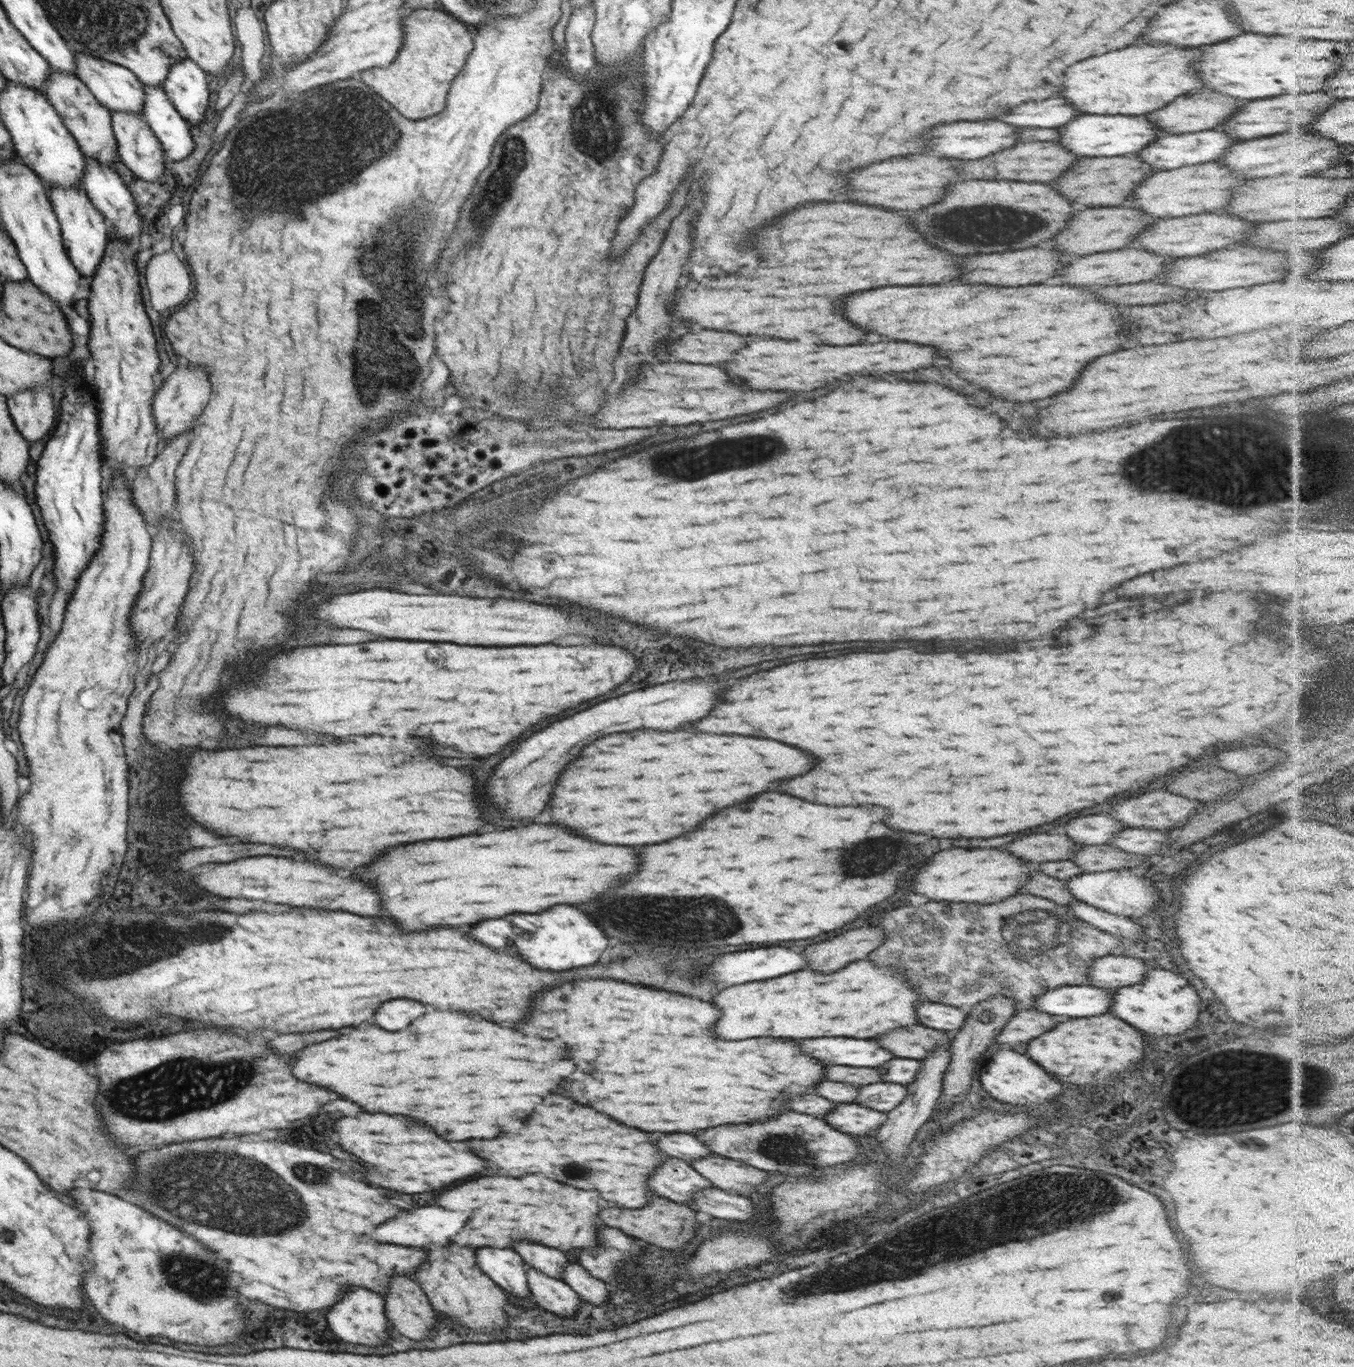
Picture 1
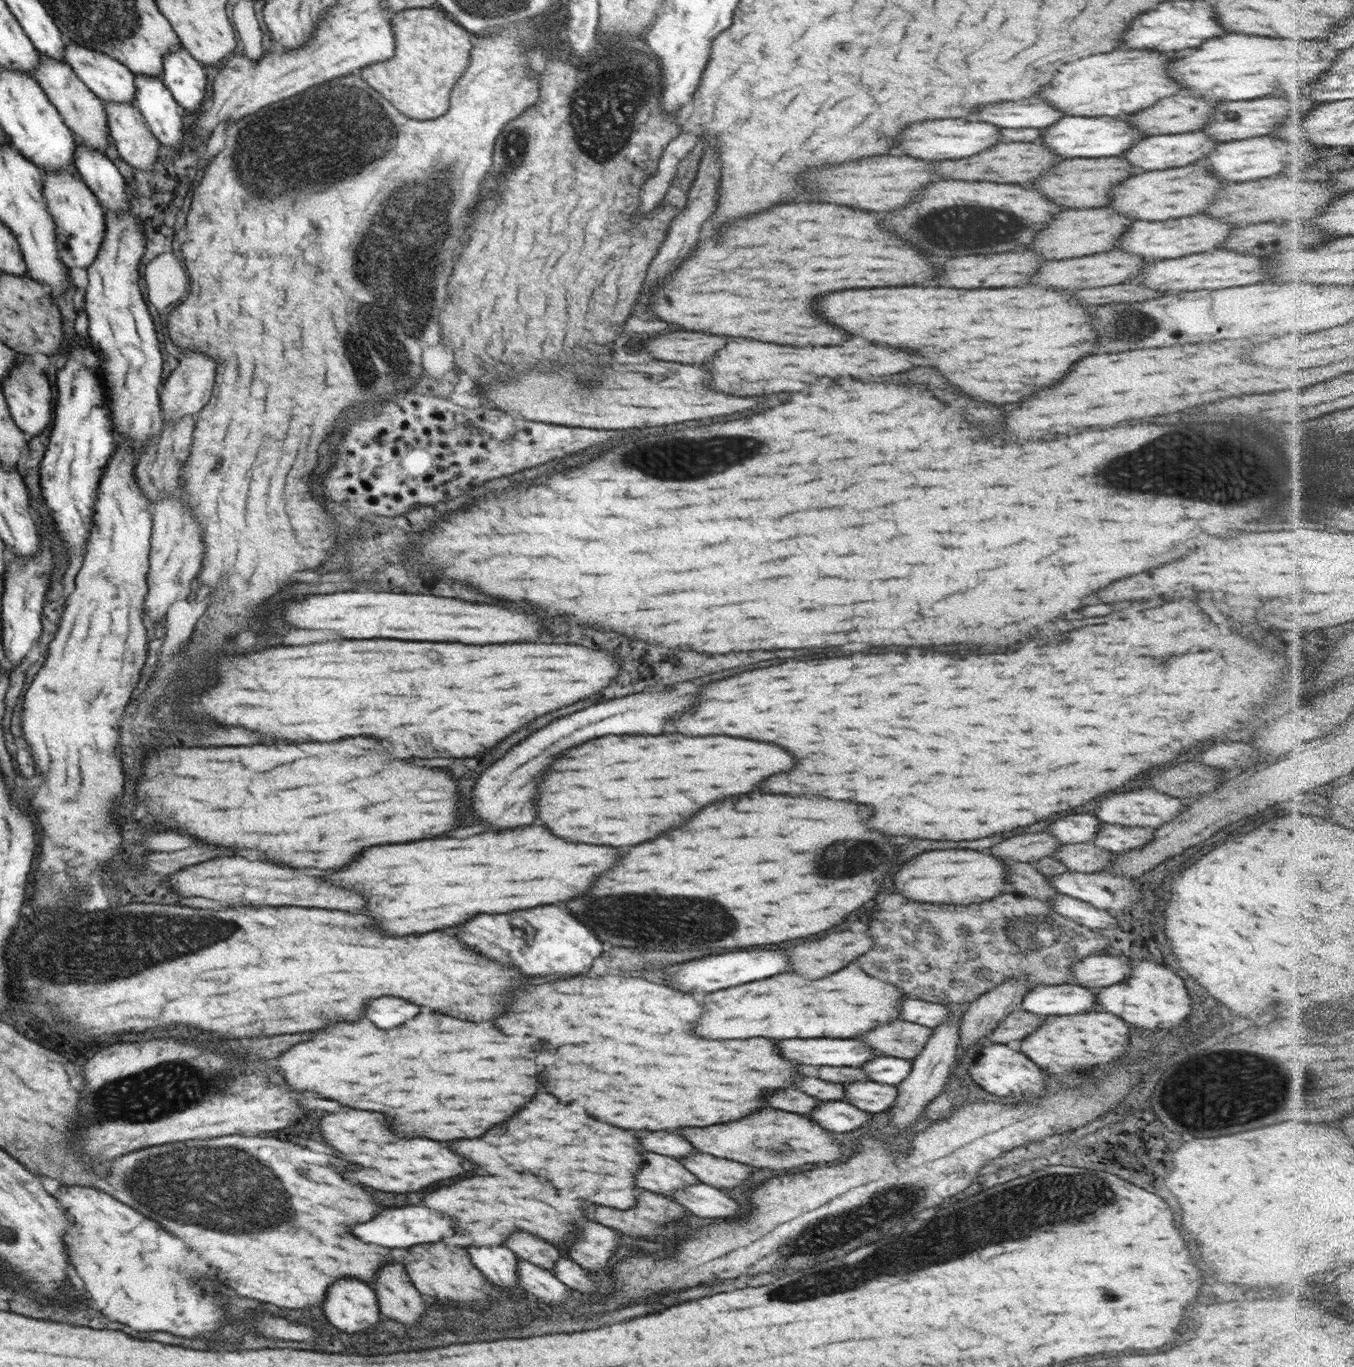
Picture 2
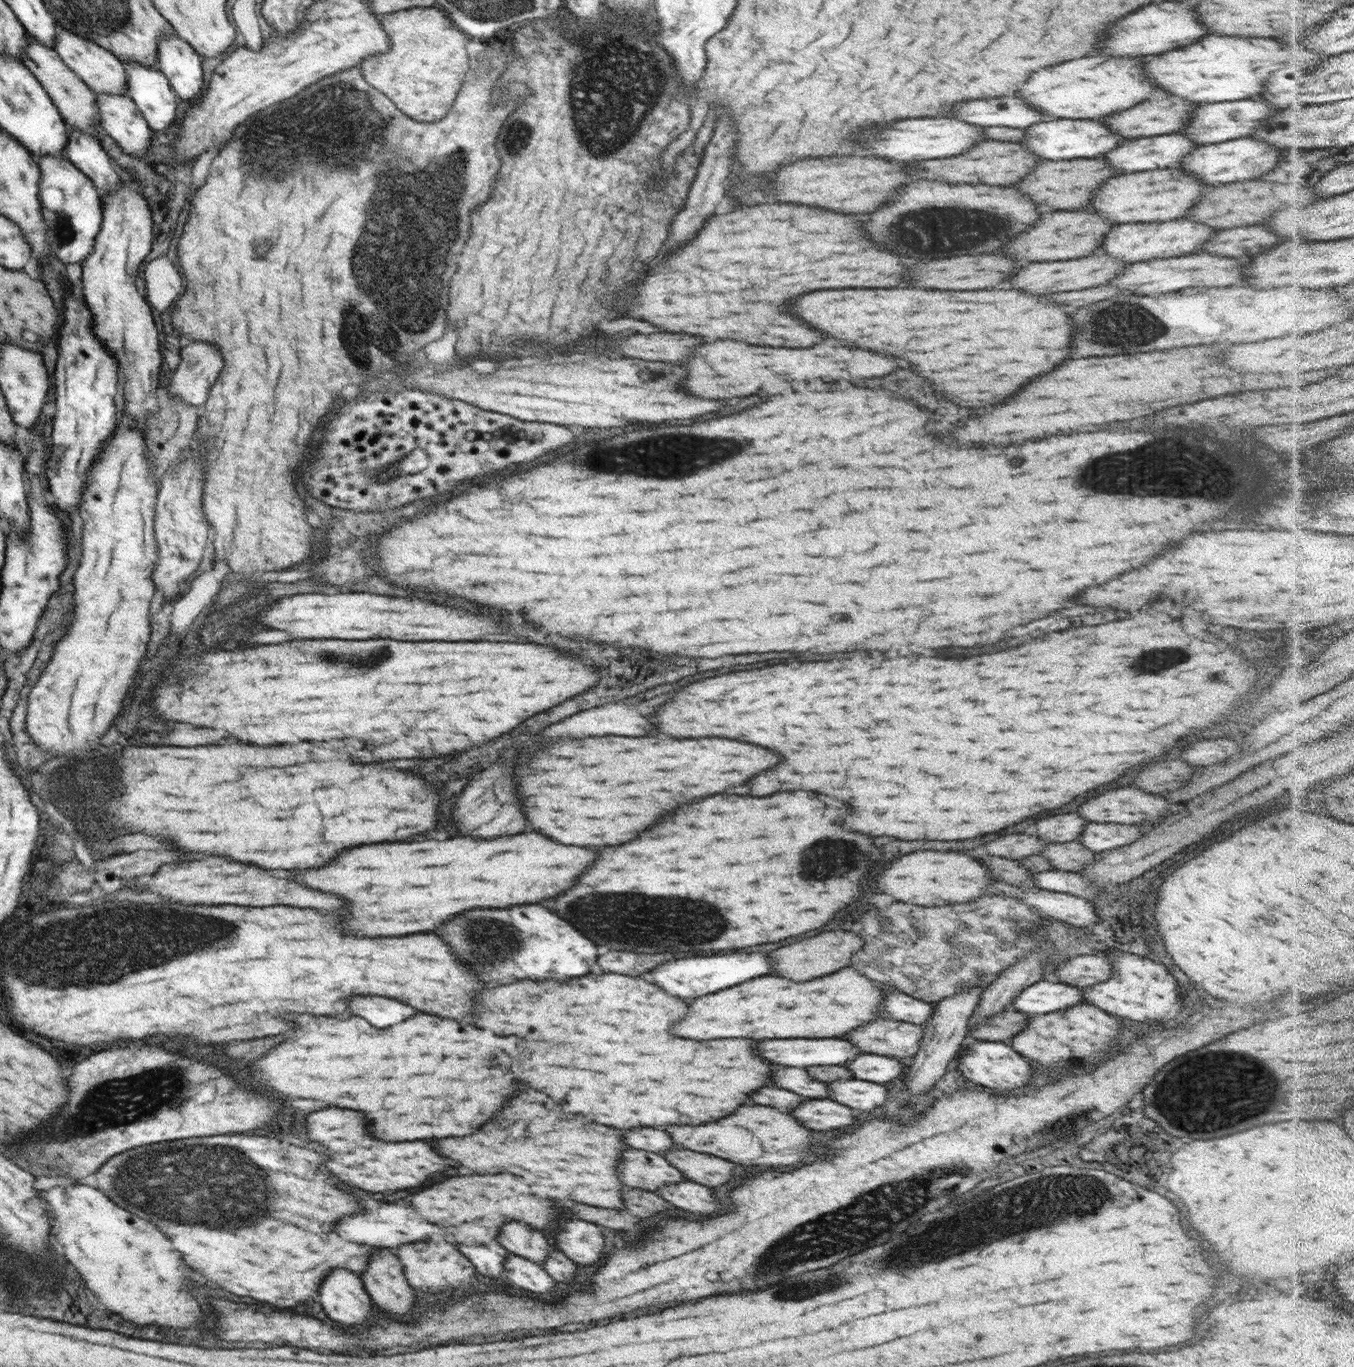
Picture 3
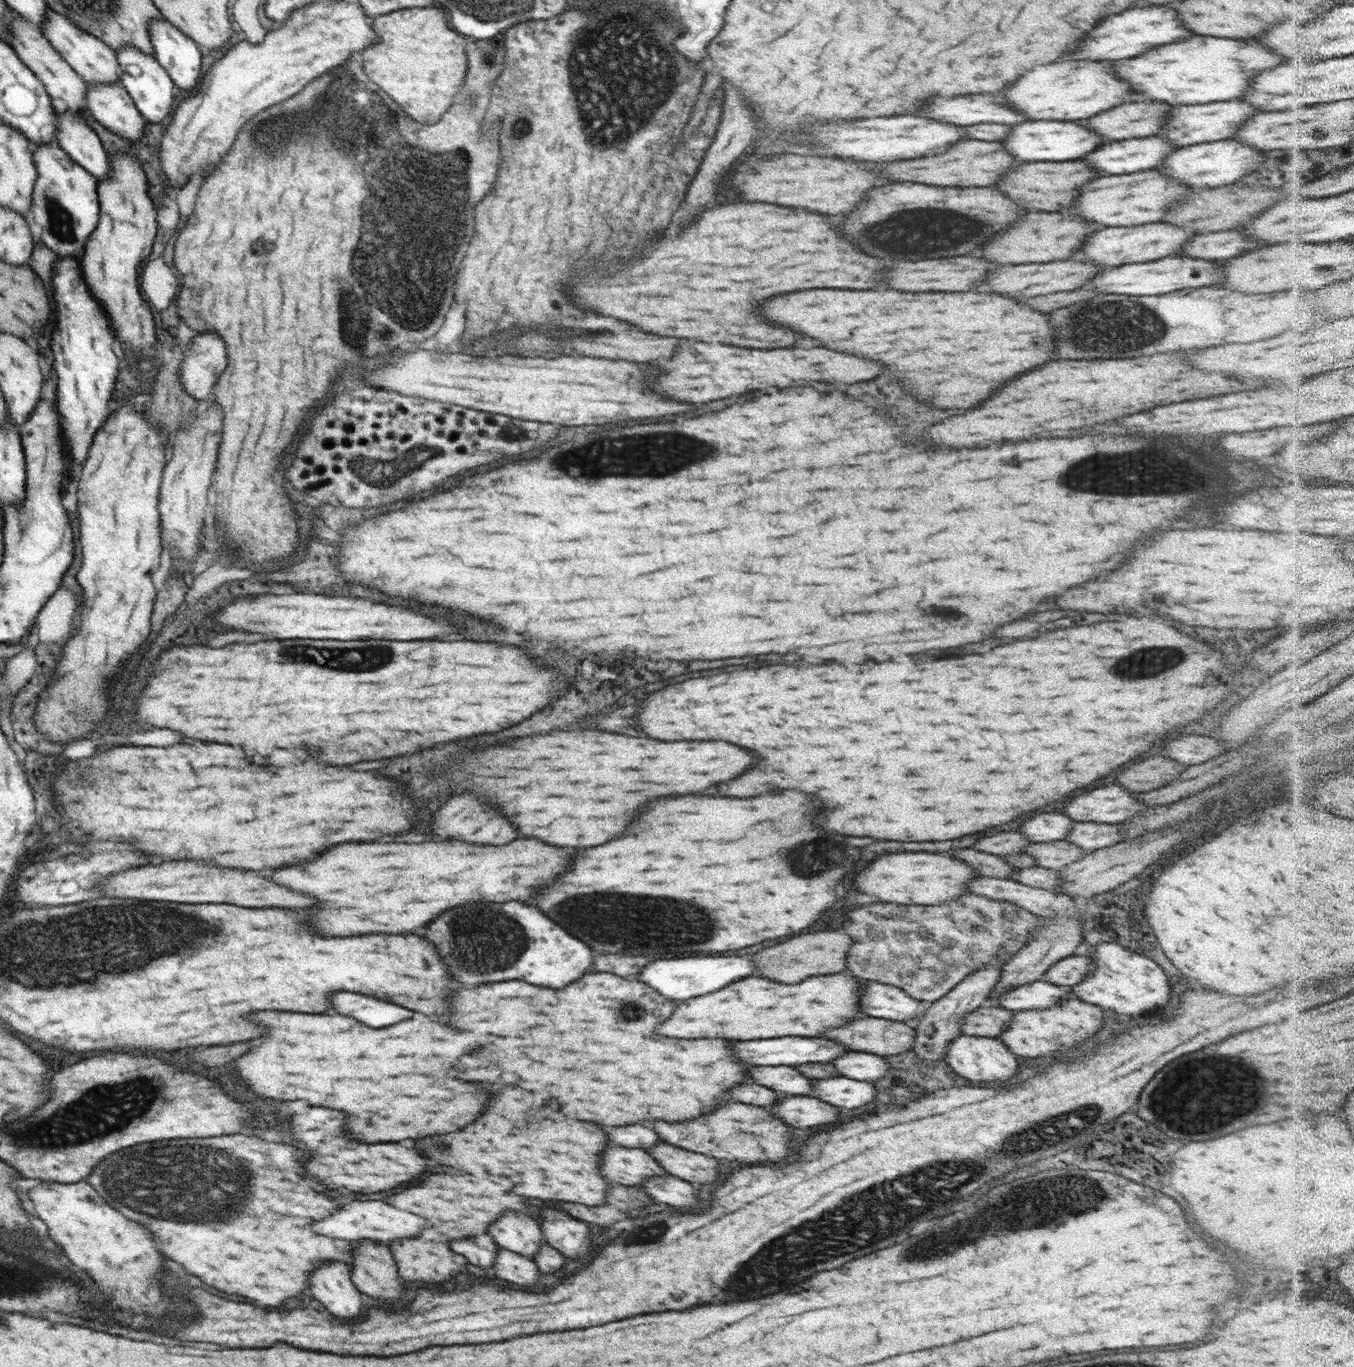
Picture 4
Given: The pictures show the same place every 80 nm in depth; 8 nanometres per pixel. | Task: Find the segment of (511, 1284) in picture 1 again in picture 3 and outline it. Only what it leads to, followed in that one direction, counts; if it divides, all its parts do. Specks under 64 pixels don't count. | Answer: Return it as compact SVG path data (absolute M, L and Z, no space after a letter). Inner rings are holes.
M498 1242L482 1244L482 1246L468 1246L468 1244L458 1244L458 1250L470 1258L470 1262L476 1266L476 1270L484 1276L490 1278L503 1277L503 1266L506 1258L506 1250Z

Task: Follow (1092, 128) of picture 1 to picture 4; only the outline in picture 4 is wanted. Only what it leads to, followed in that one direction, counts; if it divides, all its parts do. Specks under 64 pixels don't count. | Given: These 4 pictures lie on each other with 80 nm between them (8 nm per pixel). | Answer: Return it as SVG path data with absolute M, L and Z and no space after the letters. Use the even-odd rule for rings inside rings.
M1034 120L1010 127L1003 143L1007 152L1022 162L1064 162L1080 159L1108 142L1082 123L1073 121Z

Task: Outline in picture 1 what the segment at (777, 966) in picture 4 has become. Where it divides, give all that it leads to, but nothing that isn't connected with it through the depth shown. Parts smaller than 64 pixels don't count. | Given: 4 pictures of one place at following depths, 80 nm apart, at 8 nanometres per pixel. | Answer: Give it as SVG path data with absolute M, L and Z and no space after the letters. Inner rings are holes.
M856 928L834 936L814 946L802 948L808 966L814 972L836 972L842 966L866 958L872 950L882 944L882 930L880 928Z

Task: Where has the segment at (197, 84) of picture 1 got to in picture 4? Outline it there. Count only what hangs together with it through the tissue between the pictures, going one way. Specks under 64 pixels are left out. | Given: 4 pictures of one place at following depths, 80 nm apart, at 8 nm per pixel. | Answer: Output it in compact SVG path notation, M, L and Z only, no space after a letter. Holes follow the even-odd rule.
M166 19L149 24L153 56L166 69L176 89L196 88L202 80L199 44Z

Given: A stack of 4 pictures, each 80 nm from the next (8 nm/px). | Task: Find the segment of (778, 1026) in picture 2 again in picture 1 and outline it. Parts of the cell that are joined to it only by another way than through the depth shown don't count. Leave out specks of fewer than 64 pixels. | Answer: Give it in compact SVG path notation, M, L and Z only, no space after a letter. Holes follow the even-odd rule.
M860 960L834 974L814 974L800 970L782 978L770 978L766 982L748 982L744 986L730 986L712 998L720 1018L714 1032L722 1040L744 1040L744 1038L822 1038L822 1036L846 1036L846 1038L874 1038L882 1032L900 1026L916 1026L914 1006L920 996L912 986L904 986L904 976L894 974L890 968L878 968L872 962Z

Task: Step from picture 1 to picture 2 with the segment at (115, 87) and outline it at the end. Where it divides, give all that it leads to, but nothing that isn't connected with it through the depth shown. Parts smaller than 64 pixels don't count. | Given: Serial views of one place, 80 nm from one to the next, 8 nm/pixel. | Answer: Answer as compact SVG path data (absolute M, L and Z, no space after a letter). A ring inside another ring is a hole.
M64 38L64 59L78 78L102 101L117 103L132 103L137 93L134 86L135 74L124 63L120 63L102 52L80 46L68 38Z

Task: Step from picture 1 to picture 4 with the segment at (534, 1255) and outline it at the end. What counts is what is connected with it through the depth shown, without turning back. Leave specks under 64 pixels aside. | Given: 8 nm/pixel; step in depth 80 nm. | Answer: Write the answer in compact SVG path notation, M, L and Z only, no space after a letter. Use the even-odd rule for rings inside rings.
M508 1210L490 1224L490 1236L498 1246L524 1256L534 1256L542 1244L542 1234L536 1220L514 1210Z

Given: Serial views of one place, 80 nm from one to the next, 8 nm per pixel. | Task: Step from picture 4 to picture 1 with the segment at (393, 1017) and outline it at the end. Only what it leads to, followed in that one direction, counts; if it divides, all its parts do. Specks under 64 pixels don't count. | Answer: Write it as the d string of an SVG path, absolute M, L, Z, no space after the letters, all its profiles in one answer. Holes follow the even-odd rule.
M398 998L398 1000L382 1002L382 1006L374 1012L374 1020L380 1028L394 1032L394 1030L406 1028L408 1024L412 1024L424 1012L426 1012L424 1004Z

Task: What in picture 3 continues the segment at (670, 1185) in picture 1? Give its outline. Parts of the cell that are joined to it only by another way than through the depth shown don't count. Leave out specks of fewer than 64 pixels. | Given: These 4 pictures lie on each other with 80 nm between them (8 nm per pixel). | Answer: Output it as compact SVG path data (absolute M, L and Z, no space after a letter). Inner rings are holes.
M646 1150L622 1152L618 1176L626 1186L644 1188L650 1192L658 1190L664 1184L676 1184L684 1180L682 1174L670 1168L670 1164L662 1156Z

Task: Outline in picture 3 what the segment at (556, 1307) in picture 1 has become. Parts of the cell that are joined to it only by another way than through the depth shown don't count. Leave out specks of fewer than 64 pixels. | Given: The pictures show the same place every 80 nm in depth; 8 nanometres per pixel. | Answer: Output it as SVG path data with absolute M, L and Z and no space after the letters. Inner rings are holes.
M514 1254L506 1256L503 1276L512 1284L516 1284L524 1290L530 1290L530 1292L550 1294L556 1290L556 1282L544 1272L544 1268L540 1268L538 1264L530 1262L526 1258L514 1256Z

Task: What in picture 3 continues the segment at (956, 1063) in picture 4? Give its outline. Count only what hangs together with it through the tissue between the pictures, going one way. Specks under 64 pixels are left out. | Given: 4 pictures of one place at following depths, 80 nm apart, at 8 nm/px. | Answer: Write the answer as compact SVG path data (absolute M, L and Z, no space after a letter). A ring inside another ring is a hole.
M974 1040L971 1045L962 1045L956 1057L958 1070L962 1072L964 1078L988 1088L996 1088L1000 1092L1022 1088L1024 1084L1030 1082L1030 1076L1032 1076L1030 1064L1002 1041Z

